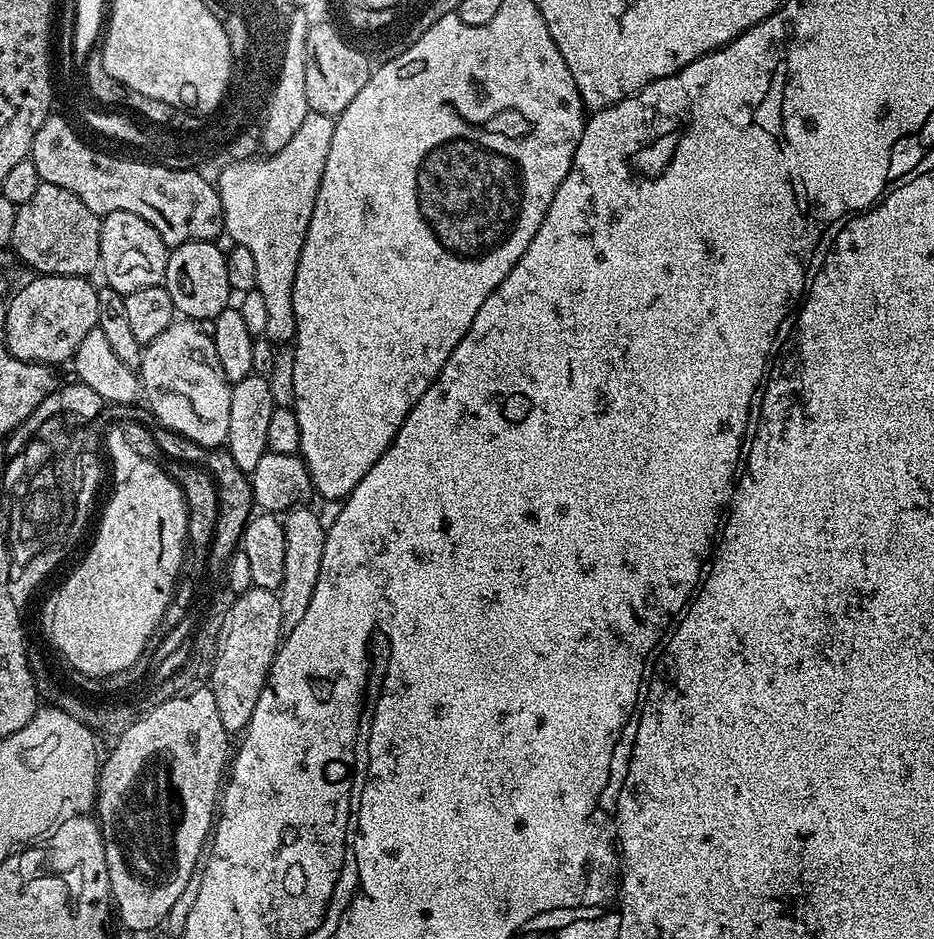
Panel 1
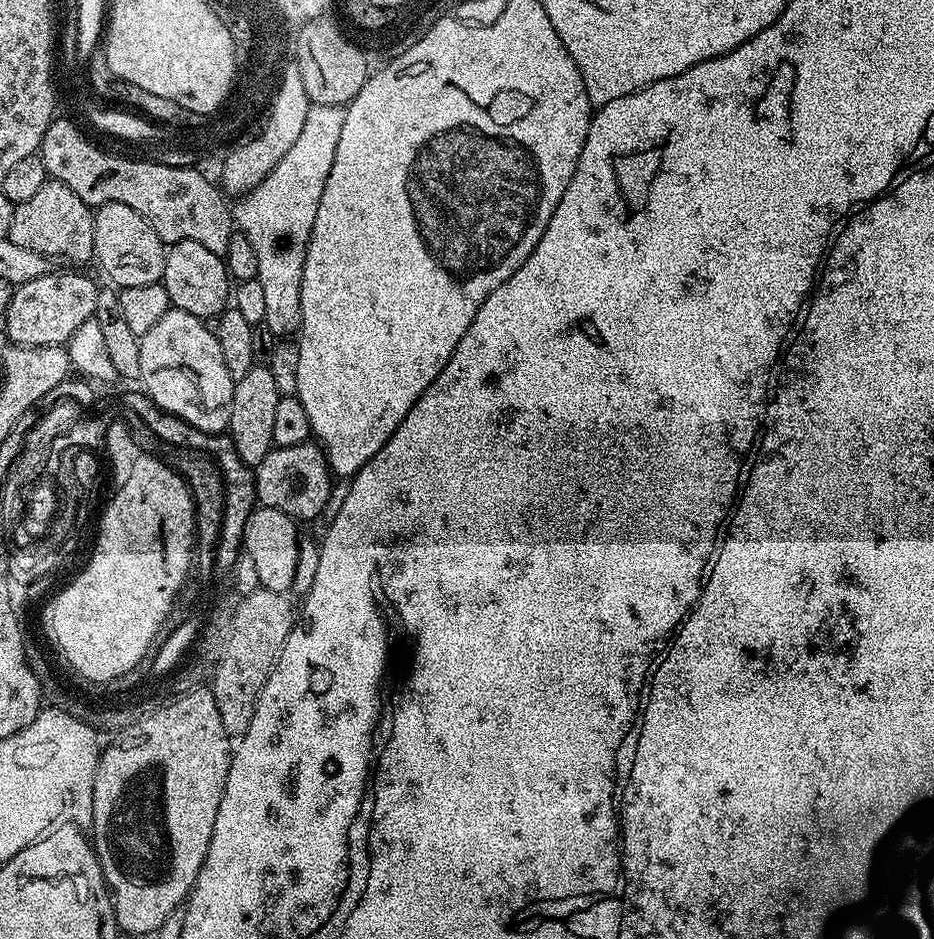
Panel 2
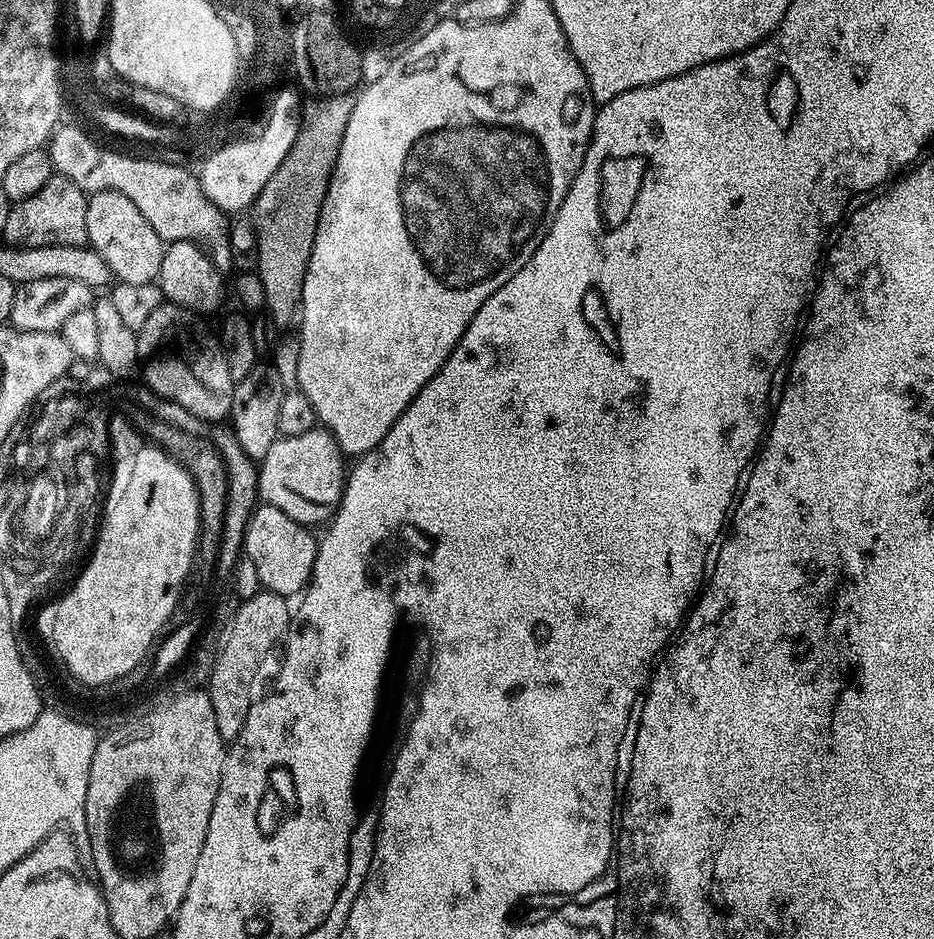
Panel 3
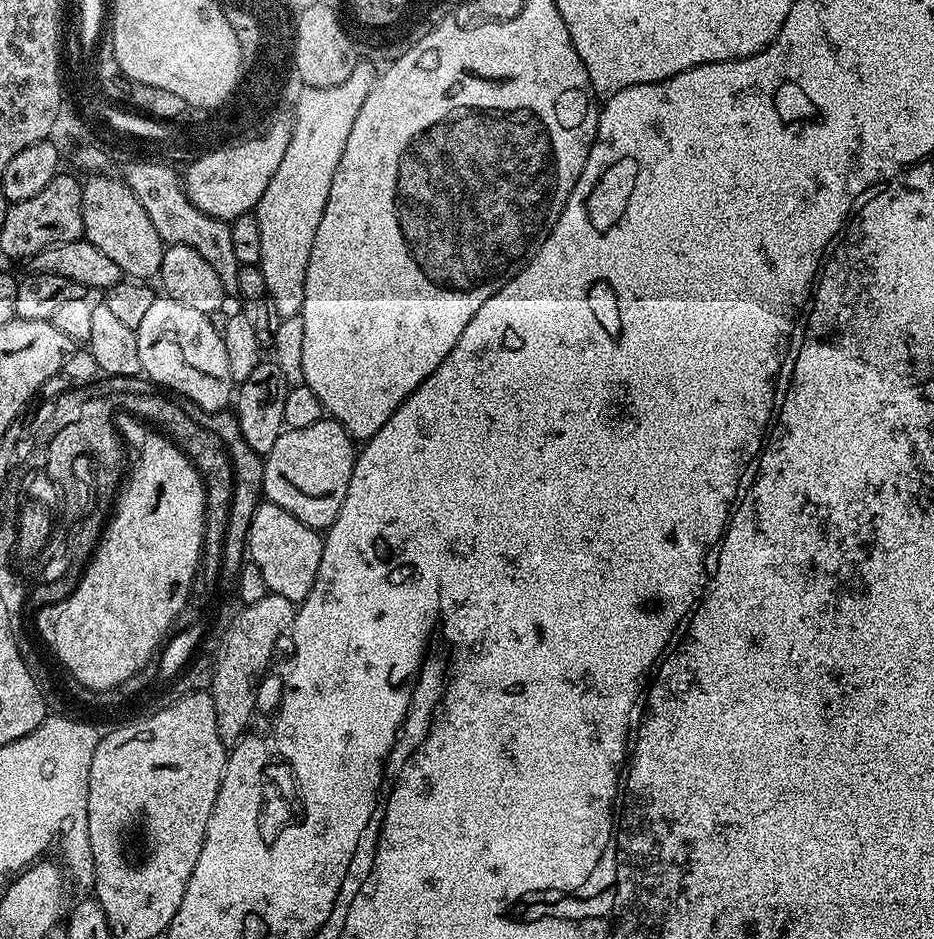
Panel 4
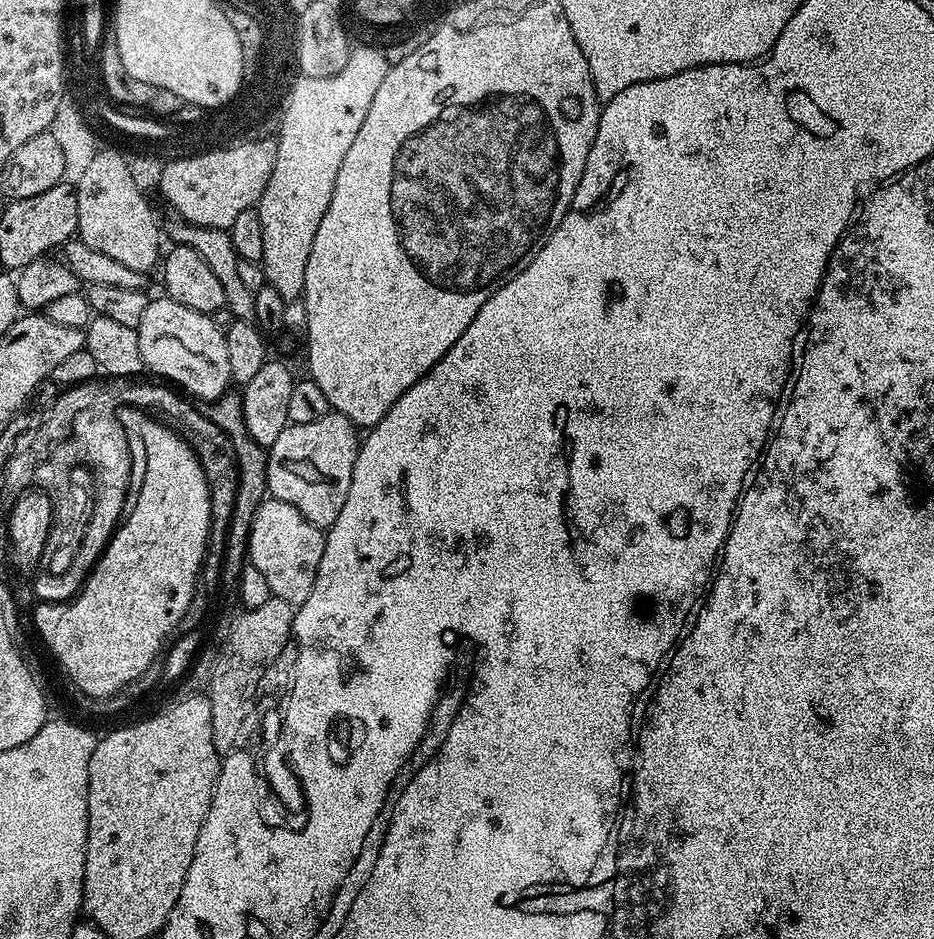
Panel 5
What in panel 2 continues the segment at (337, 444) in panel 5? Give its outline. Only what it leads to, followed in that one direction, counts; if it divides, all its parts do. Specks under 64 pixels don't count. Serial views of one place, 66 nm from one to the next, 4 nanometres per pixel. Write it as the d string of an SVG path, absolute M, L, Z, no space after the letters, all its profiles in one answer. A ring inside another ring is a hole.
M316 442L285 448L273 447L266 458L255 465L254 471L257 501L265 508L282 510L297 522L314 519L332 496L334 476L324 458L321 445Z

